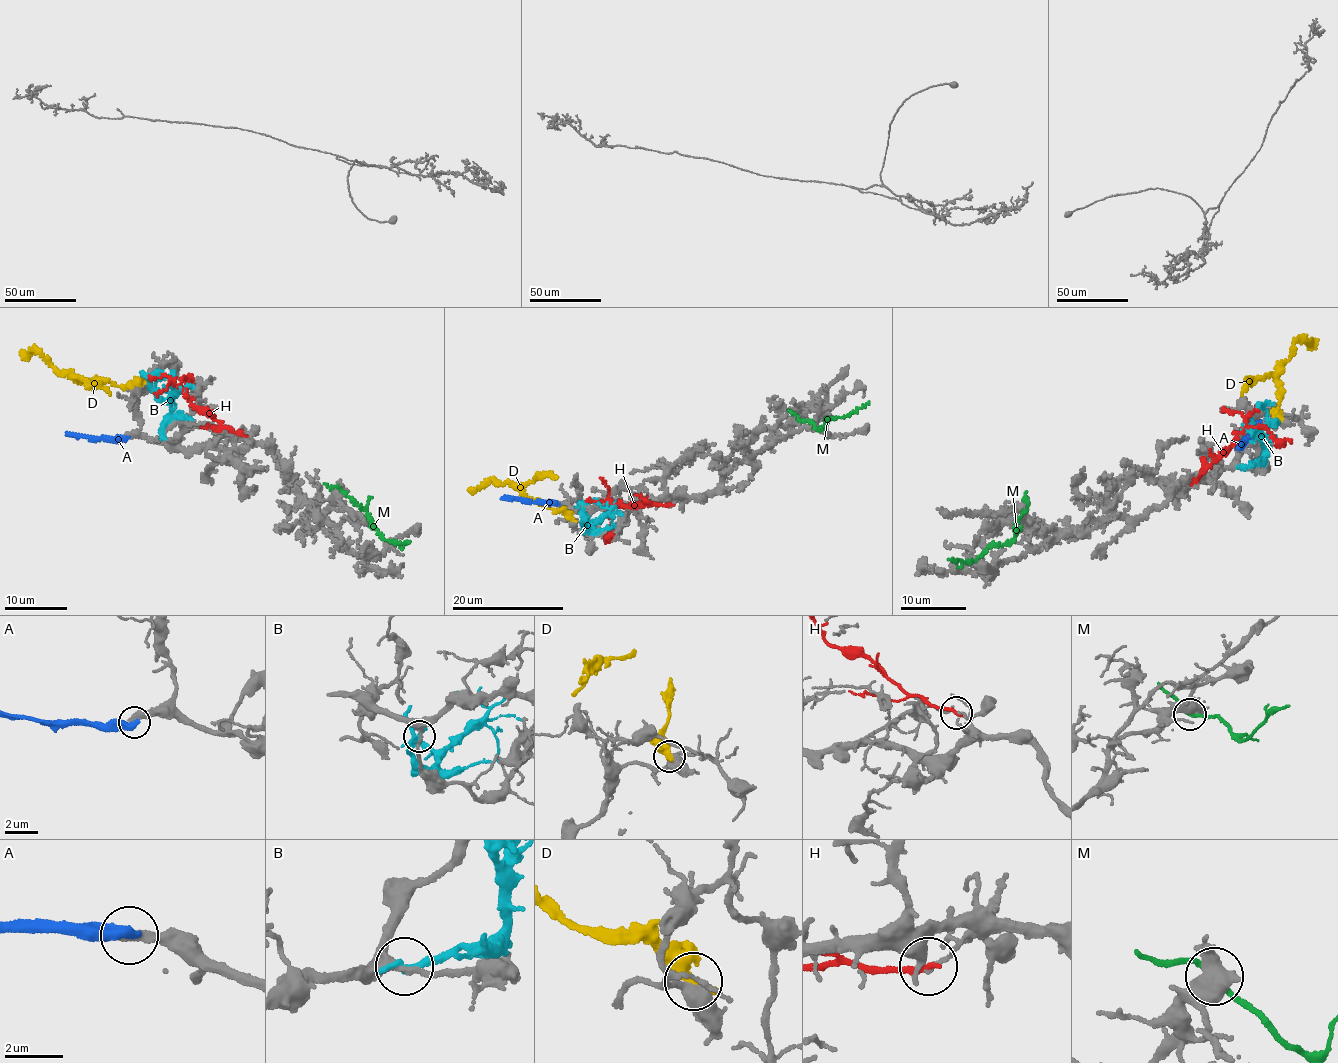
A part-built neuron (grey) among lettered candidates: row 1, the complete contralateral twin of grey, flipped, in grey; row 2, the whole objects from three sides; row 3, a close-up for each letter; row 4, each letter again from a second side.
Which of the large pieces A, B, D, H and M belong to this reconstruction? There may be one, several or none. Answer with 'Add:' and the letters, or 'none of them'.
Add: A

